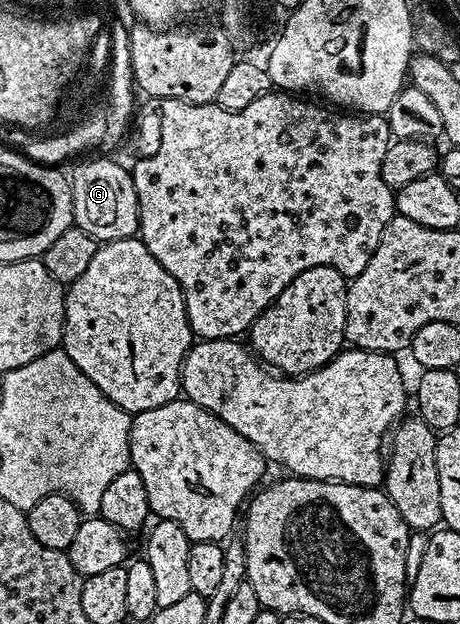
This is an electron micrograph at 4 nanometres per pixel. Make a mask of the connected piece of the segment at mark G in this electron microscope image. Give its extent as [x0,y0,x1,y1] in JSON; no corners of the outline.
[71,156,139,243]

